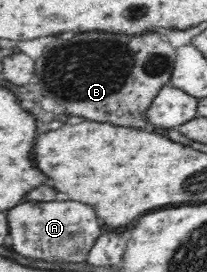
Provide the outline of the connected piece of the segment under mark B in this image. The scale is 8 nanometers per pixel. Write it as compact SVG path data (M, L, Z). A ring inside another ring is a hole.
M63 33L59 37L51 37L41 55L35 61L35 78L45 97L53 99L59 109L69 115L85 117L91 121L127 125L137 129L147 129L149 122L145 111L151 107L158 91L170 85L172 67L175 63L176 48L168 42L166 35L149 33L149 35L105 35L105 33Z

